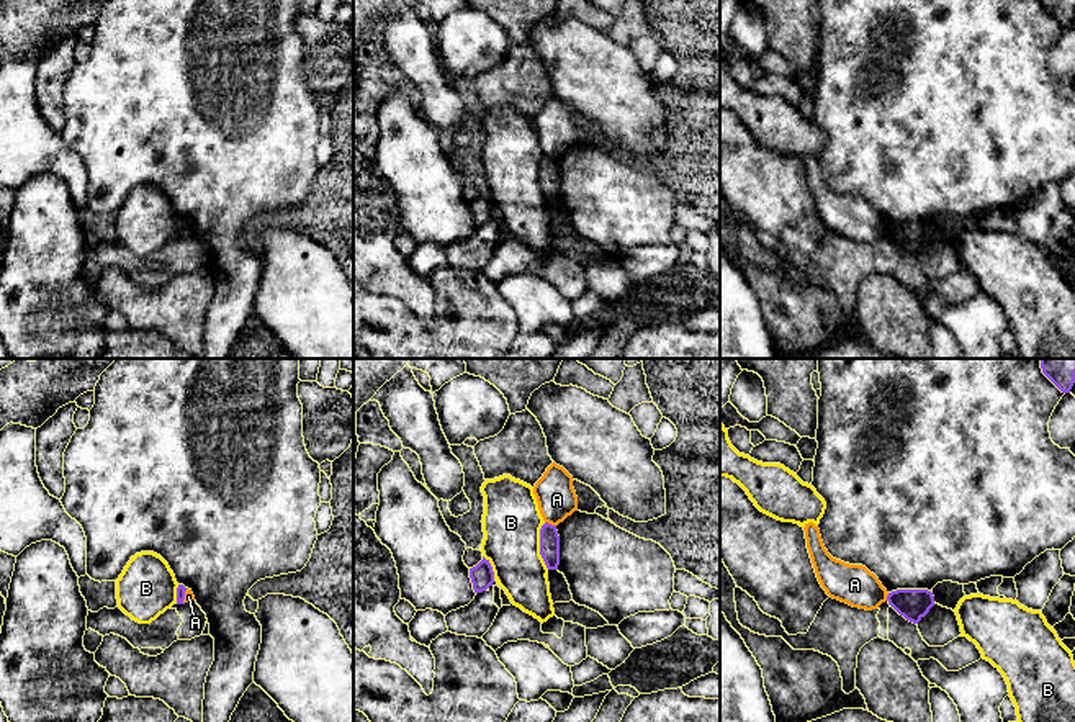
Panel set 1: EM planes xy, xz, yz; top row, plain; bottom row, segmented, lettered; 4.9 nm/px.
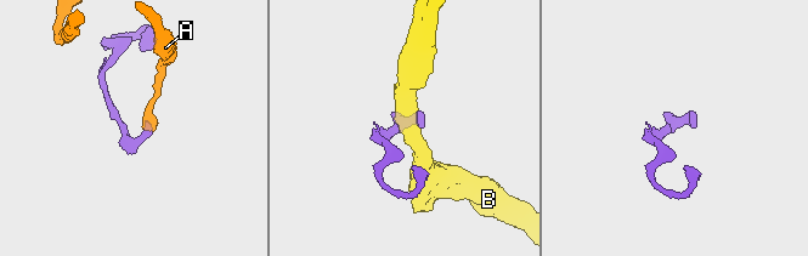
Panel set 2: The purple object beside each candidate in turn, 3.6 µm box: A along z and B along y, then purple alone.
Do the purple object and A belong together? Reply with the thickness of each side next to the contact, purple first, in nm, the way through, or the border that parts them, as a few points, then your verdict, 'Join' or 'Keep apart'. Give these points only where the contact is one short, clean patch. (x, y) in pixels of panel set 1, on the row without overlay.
Thickness 100 nm (purple) against 190 nm. Boundary: xz (545, 154), (555, 159). Keep apart

